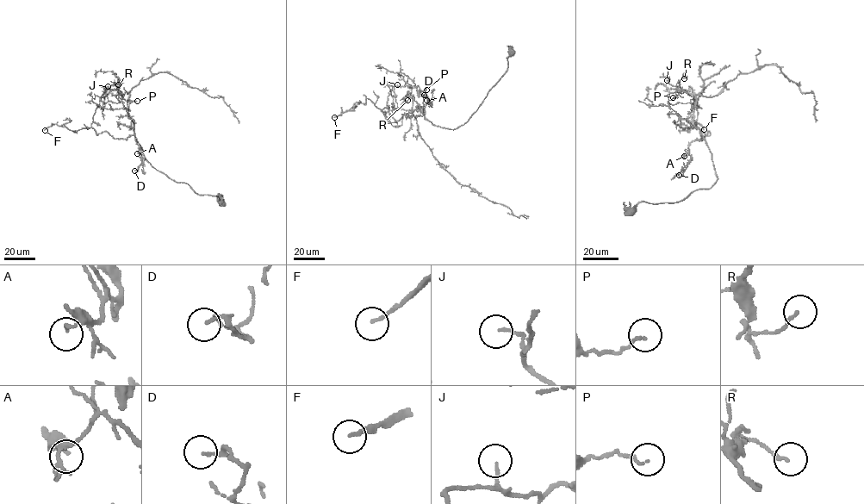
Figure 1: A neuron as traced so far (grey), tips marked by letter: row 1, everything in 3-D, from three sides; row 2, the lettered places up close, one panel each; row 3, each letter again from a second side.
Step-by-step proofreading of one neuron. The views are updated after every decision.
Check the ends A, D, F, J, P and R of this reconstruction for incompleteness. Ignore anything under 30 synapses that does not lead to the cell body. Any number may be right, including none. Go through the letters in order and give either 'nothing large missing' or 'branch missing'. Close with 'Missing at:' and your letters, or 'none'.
A: nothing large missing
D: nothing large missing
F: branch missing
J: nothing large missing
P: nothing large missing
R: nothing large missing
Missing at: F

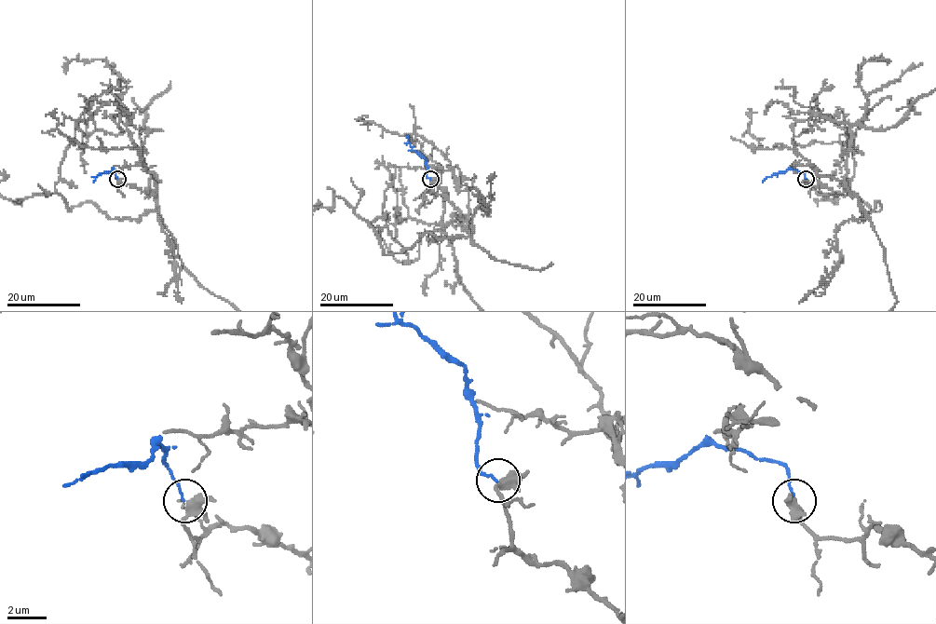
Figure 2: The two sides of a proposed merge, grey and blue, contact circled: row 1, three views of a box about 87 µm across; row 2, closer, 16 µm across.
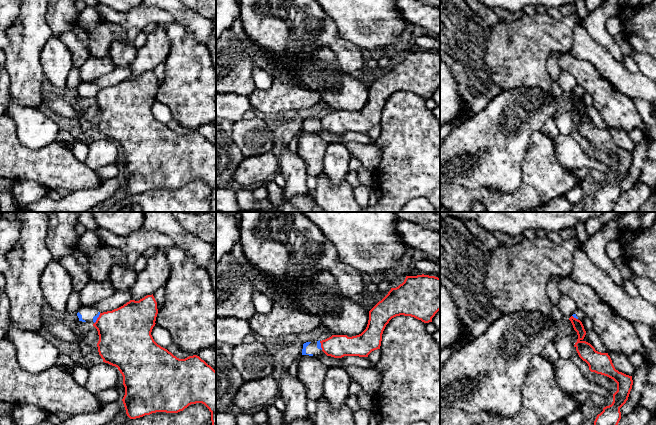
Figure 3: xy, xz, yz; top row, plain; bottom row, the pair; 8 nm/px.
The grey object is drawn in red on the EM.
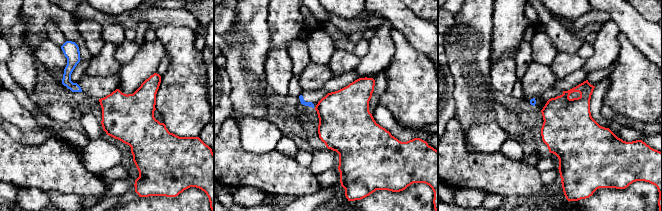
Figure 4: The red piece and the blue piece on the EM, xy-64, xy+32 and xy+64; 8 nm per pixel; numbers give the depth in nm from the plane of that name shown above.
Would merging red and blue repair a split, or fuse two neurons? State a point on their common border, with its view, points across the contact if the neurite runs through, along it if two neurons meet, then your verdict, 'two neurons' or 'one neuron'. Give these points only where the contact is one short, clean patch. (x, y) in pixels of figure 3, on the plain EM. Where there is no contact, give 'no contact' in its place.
xy (97, 94) | along xy (100, 89), (94, 99) | two neurons

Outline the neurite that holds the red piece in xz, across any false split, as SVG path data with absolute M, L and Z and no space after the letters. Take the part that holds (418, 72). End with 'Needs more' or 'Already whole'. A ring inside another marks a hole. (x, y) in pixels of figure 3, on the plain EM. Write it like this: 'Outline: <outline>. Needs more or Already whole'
Outline: M429 51L406 52L404 58L396 64L391 64L388 70L379 77L370 87L369 96L366 105L359 111L348 113L347 111L332 111L331 113L320 117L322 127L334 134L344 132L368 133L368 131L377 125L380 125L382 110L389 97L400 91L411 92L424 99L432 98L432 94L440 86L440 54Z. Already whole

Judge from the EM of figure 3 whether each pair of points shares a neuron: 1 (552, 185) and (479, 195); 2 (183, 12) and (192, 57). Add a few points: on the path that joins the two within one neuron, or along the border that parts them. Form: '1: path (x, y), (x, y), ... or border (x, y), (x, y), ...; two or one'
1: path (534, 191), (523, 199), (497, 199); one
2: border (172, 21), (180, 23), (202, 45); two

